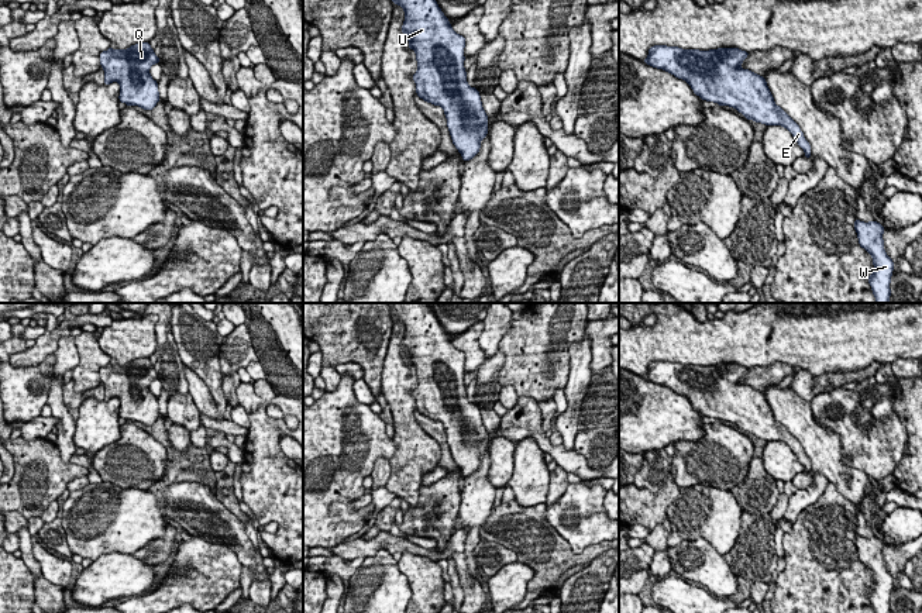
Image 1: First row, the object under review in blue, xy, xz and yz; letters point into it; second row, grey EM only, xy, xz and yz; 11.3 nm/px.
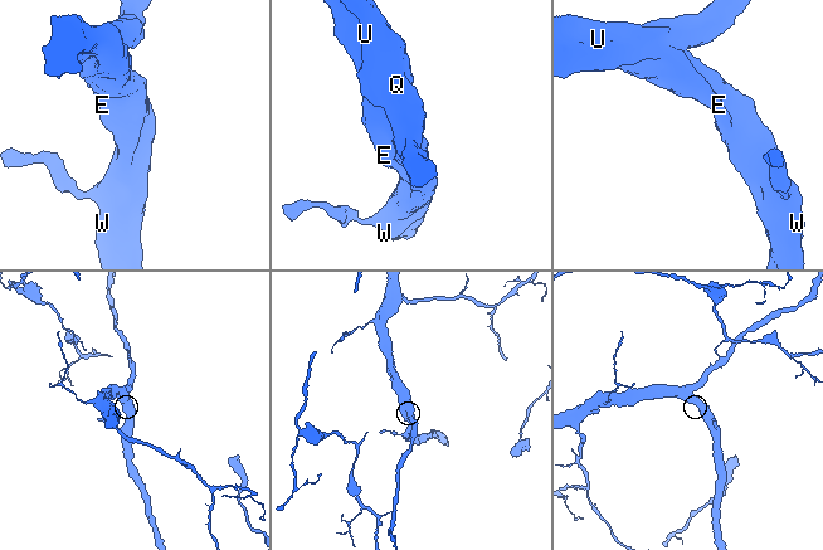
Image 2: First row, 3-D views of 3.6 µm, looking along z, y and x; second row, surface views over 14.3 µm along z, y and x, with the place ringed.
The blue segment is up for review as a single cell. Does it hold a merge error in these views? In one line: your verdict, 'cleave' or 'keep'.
keep

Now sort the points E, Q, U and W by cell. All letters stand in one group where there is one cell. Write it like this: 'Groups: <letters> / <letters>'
Groups: E Q U W

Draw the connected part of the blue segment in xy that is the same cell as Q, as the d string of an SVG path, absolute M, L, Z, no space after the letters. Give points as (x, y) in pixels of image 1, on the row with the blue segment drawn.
M138 42L124 51L109 48L100 52L104 85L118 82L118 100L144 110L152 110L159 101L158 82L149 73L154 63L159 63L159 58L149 42Z

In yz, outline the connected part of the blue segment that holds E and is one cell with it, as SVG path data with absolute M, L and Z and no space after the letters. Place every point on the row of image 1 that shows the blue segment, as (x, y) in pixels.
M654 45L649 49L649 55L643 62L685 80L694 93L702 100L713 101L719 106L733 107L742 113L744 118L766 124L767 127L785 127L797 140L798 145L804 149L805 158L811 158L809 142L805 140L799 125L785 113L785 110L775 104L764 76L742 68L742 62L747 56L749 52L739 48L699 51Z

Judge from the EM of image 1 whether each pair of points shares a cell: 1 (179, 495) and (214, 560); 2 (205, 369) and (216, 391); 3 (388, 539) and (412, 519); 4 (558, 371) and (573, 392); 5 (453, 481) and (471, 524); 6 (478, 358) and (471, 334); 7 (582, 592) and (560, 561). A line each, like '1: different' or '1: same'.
1: different
2: same
3: different
4: different
5: different
6: same
7: different

